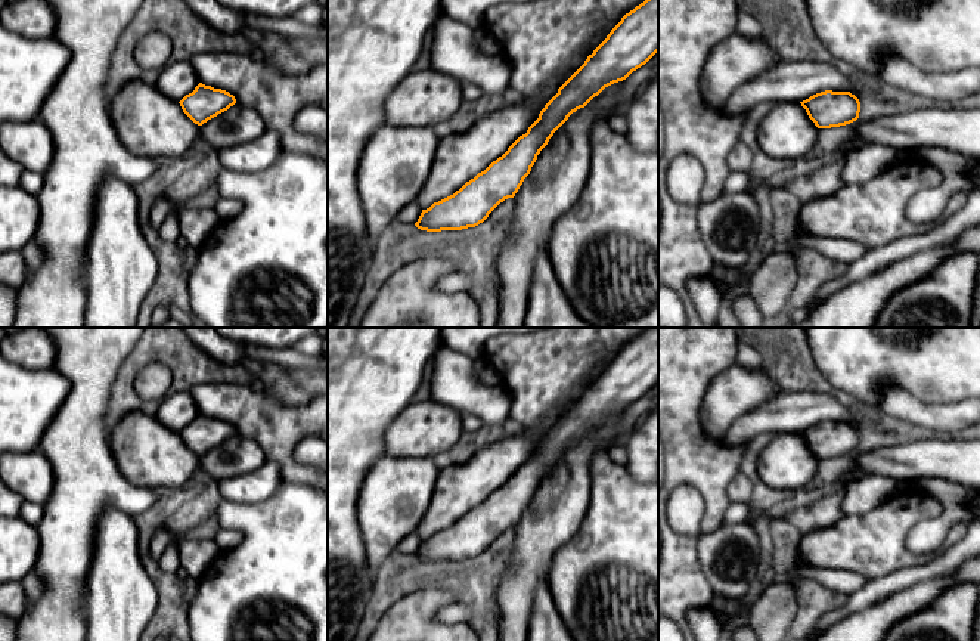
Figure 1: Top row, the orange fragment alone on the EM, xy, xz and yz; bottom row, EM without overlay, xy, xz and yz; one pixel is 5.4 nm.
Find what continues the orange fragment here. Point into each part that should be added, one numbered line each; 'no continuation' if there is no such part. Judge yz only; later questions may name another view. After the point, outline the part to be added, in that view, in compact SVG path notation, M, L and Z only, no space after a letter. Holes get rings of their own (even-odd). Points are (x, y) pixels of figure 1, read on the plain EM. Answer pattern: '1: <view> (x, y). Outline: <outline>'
1: yz (787, 463). Outline: M779 433L757 456L757 473L769 487L796 492L815 479L818 464L800 433Z

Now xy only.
1: xy (149, 455). Outline: M127 414L115 427L109 448L122 476L143 489L187 487L201 468L201 456L155 415Z

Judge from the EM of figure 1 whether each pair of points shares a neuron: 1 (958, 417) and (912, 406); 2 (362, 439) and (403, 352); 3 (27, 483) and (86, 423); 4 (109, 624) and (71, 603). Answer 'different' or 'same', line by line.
1: same
2: same
3: different
4: different

